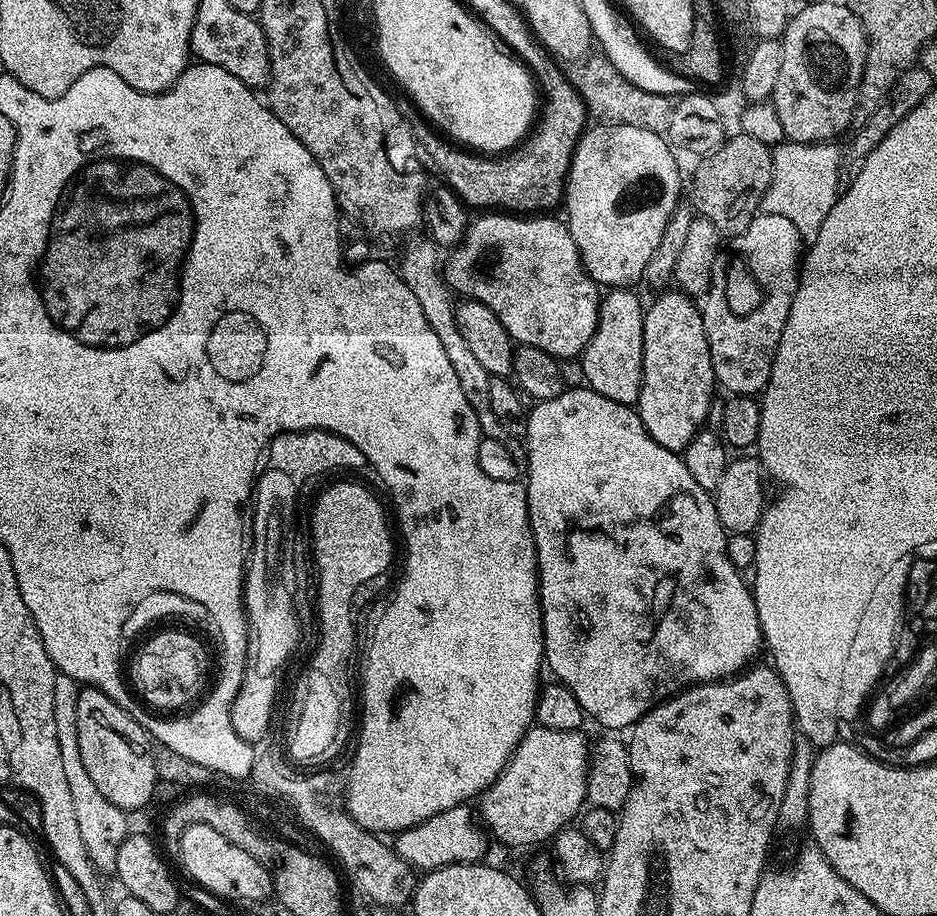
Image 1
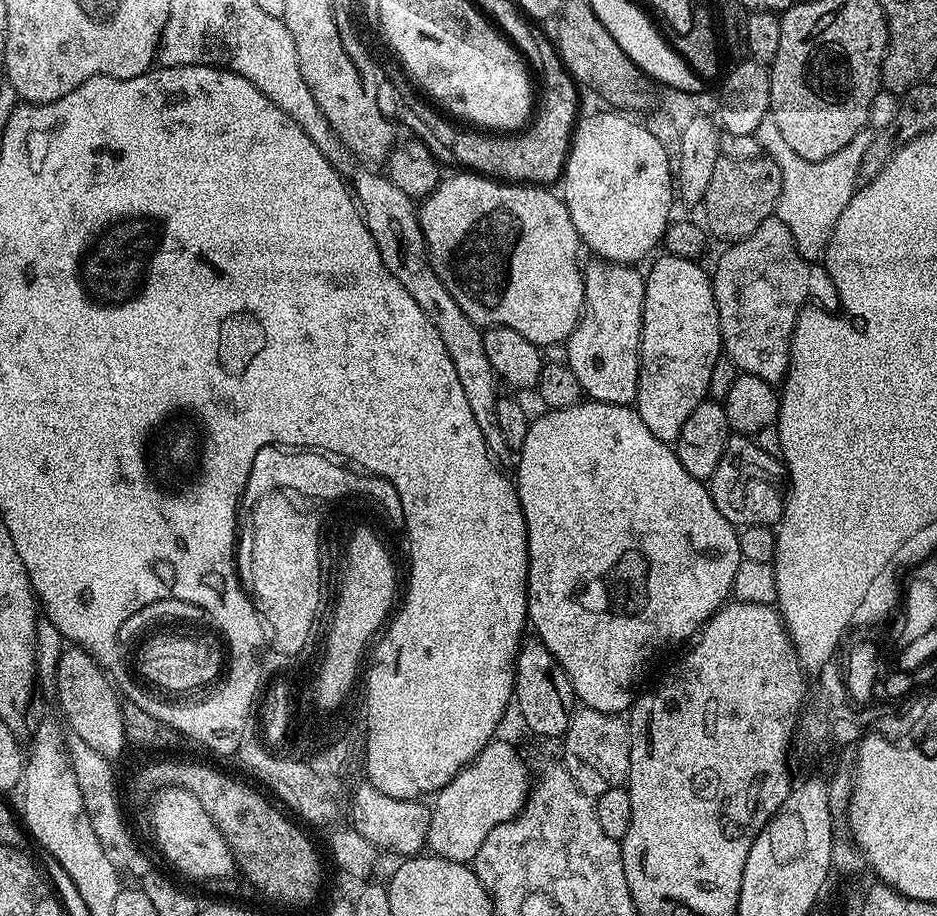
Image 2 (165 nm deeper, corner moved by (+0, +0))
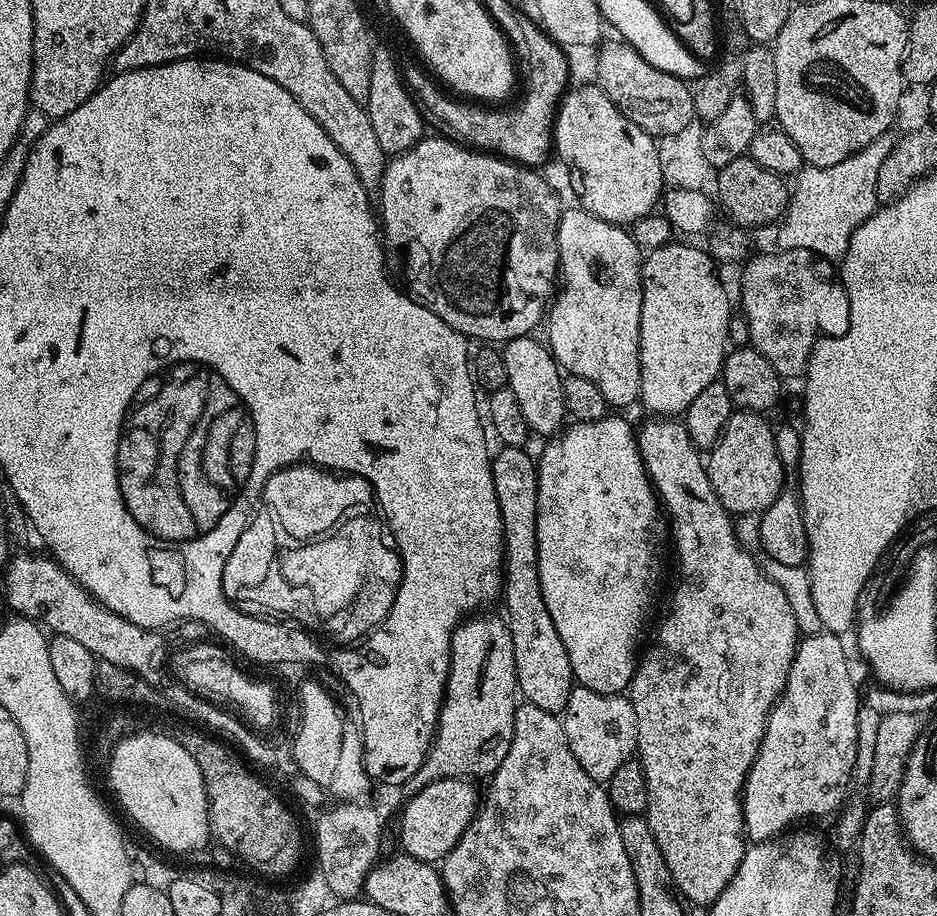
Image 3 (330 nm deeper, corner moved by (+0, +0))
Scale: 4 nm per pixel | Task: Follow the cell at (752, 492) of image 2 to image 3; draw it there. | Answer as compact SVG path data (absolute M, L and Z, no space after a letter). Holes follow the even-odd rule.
M733 411L719 442L706 456L708 477L722 506L737 517L766 511L786 488L786 470L778 458L776 433L773 425L764 420L767 419L759 412Z

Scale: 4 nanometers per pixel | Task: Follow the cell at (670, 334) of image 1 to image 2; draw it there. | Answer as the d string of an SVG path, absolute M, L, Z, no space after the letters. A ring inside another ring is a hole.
M660 255L655 257L657 260L653 262L652 269L646 272L644 276L644 321L642 322L642 334L640 335L640 381L638 382L634 407L636 413L642 418L642 422L646 422L646 427L650 429L650 434L654 434L654 438L665 442L675 442L682 430L682 422L686 422L686 418L690 418L690 414L694 414L694 410L708 396L710 370L714 370L714 362L722 359L720 319L718 318L718 306L714 302L712 277L707 271L704 273L703 263L687 260L681 256Z

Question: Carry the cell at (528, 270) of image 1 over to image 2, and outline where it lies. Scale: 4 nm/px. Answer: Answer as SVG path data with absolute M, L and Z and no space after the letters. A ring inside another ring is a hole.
M456 170L453 176L445 175L437 184L436 189L419 201L418 215L432 269L438 274L442 286L446 286L446 290L450 290L450 298L454 298L454 302L458 302L458 306L462 306L462 314L466 314L466 318L470 318L470 322L480 325L484 330L490 328L518 330L518 334L522 334L522 338L526 338L531 344L537 346L567 341L584 310L584 274L581 265L579 263L576 265L576 259L579 258L580 252L582 253L580 235L578 230L574 230L570 210L557 193L555 196L552 190L544 186L525 186L501 182L467 170Z

